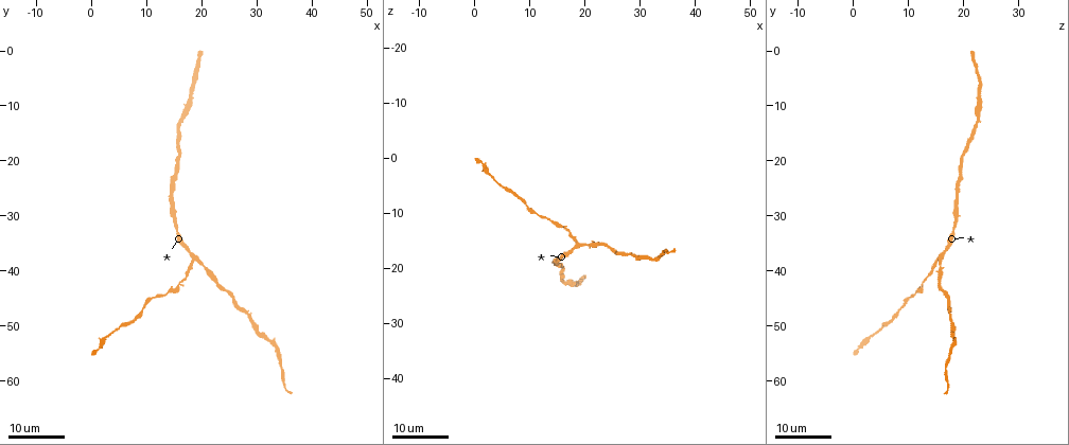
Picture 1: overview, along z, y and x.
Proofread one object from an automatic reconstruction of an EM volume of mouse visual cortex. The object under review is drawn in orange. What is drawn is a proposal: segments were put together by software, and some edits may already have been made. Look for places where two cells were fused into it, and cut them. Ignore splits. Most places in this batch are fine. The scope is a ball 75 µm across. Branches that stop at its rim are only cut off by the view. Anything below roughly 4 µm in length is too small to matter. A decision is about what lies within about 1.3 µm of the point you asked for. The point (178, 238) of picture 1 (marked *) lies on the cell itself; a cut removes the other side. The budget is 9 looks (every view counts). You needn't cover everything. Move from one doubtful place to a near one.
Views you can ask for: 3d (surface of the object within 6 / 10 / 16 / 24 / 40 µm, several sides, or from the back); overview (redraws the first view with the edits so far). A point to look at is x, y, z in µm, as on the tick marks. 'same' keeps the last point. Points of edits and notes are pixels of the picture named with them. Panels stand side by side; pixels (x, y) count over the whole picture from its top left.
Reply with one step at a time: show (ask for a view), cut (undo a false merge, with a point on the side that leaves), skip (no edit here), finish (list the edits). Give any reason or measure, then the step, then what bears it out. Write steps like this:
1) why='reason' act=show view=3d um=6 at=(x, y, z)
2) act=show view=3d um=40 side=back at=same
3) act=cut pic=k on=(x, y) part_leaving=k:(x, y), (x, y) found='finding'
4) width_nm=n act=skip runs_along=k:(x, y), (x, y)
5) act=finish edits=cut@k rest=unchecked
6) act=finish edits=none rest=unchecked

why='branch point' act=show view=3d um=16 at=(19.0, 38.0, 15.5)

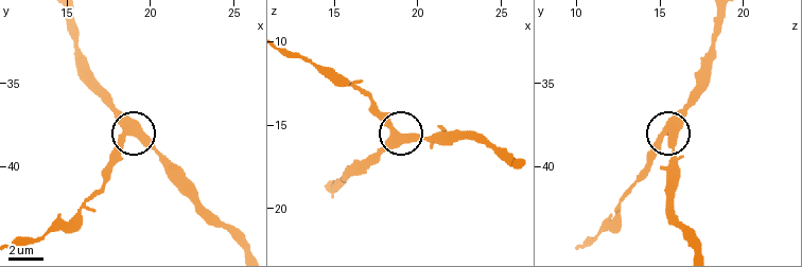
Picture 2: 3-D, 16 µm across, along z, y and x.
why='closer look' act=show view=3d um=6 at=(18.6, 37.8, 15.6)

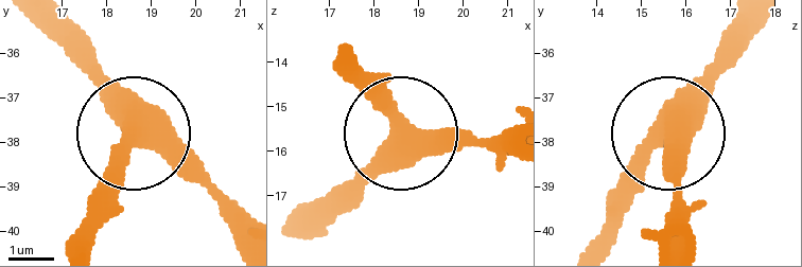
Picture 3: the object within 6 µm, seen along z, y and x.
arms=3 act=skip runs_along=3:(767, 17), (615, 208) found='all the same cell'

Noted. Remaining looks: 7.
why='thick turns thin' act=show view=3d um=24 at=(8.0, 48.0, 7.0)

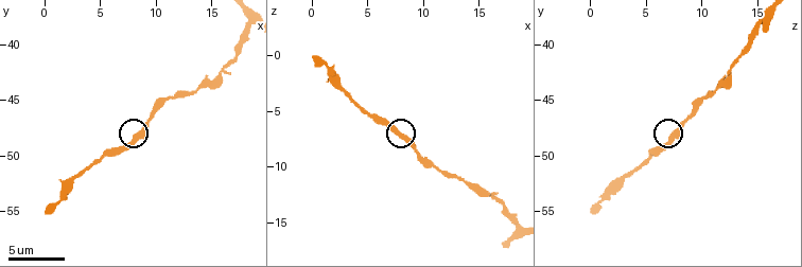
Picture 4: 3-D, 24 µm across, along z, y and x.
act=show view=3d um=10 at=(8.6, 48.0, 7.4)

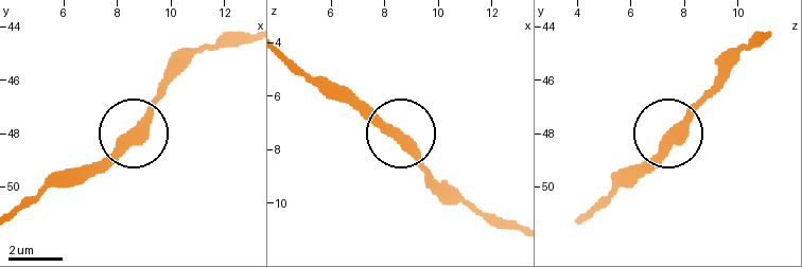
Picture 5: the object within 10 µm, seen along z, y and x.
act=skip runs_along=5:(249, 35), (201, 51), (87, 179) found='all the same cell'

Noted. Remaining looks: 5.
act=show view=3d um=10 at=(2.8, 51.8, 3.0)

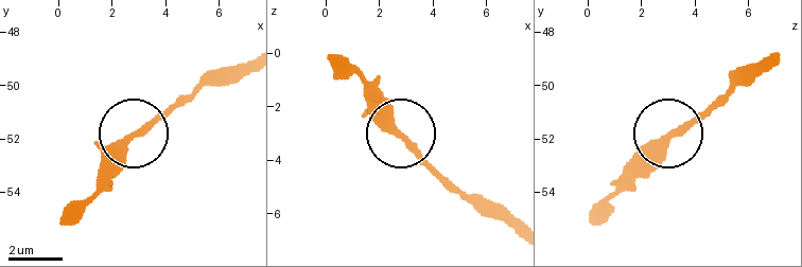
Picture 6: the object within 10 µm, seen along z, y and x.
act=skip runs_along=6:(513, 226), (466, 203), (366, 96) found='one cell here'

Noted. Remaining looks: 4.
why='a narrow waist' act=show view=3d um=24 at=(34.5, 57.0, 16.5)

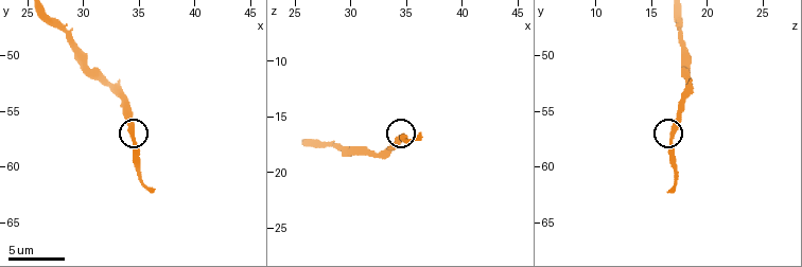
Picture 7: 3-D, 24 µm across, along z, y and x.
act=show view=3d um=10 at=(34.4, 57.6, 16.8)

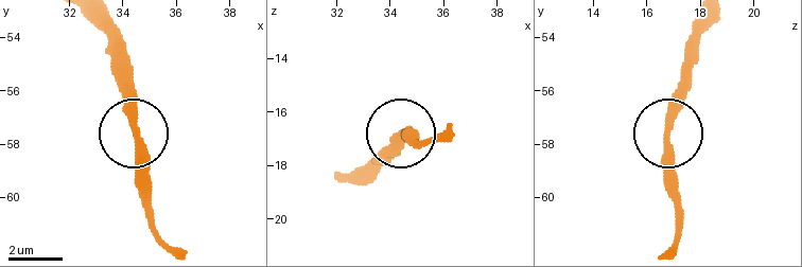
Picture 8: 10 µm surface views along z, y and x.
why='zoom in' act=show view=3d um=6 at=(34.4, 57.5, 16.8)

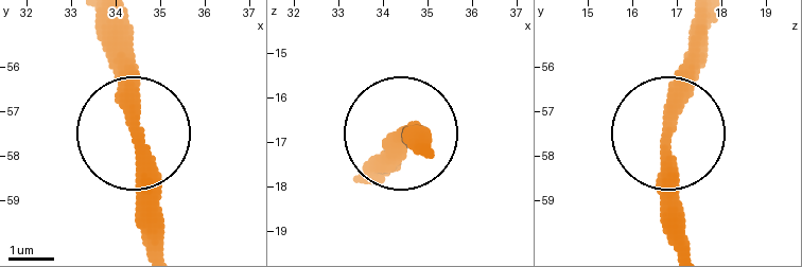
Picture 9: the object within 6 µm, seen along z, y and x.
act=skip runs_along=9:(364, 164), (390, 138), (414, 138) found='one cell here'

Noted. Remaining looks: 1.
act=finish edits=none rest=unchecked

